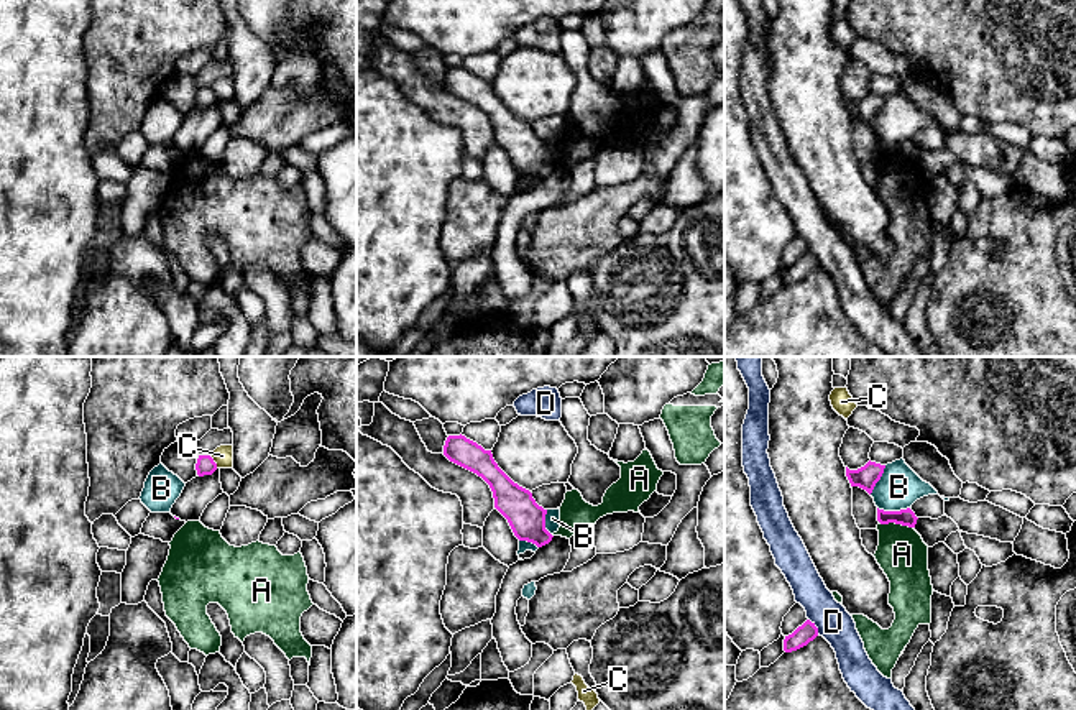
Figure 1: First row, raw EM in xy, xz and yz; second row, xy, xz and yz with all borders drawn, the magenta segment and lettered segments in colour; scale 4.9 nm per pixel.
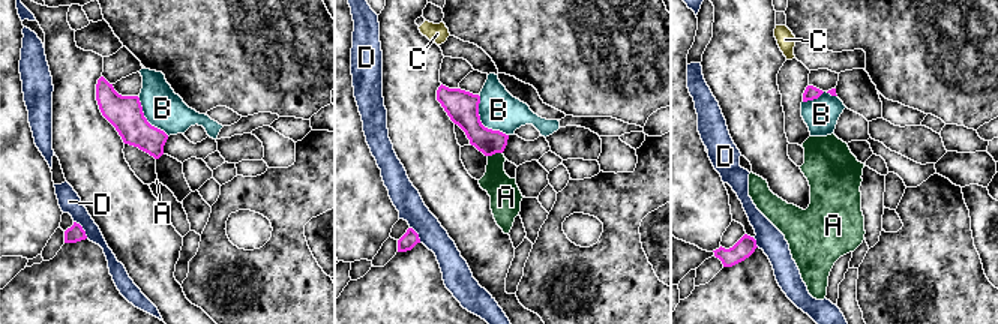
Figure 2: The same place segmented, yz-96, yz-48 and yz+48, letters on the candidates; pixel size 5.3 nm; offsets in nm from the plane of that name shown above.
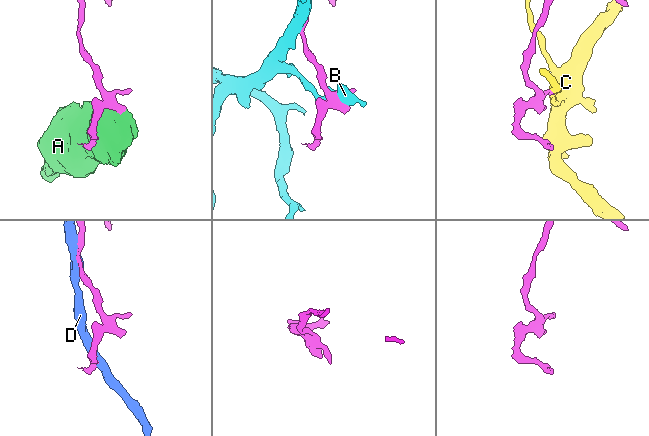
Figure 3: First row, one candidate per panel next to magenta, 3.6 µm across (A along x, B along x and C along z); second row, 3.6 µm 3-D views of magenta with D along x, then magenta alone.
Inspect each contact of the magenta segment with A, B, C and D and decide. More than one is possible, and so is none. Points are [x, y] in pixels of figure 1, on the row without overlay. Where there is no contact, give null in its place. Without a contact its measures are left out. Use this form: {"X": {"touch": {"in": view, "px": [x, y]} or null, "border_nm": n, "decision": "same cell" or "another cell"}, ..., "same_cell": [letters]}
{"A": {"touch": {"in": "yz", "px": [896, 155]}, "border_nm": 170, "decision": "another cell"}, "B": {"touch": {"in": "yz", "px": [894, 143]}, "border_nm": 160, "decision": "another cell"}, "C": {"touch": {"in": "xy", "px": [214, 94]}, "border_nm": 80, "decision": "another cell"}, "D": {"touch": {"in": "yz", "px": [815, 258]}, "border_nm": 90, "decision": "another cell"}, "same_cell": []}

